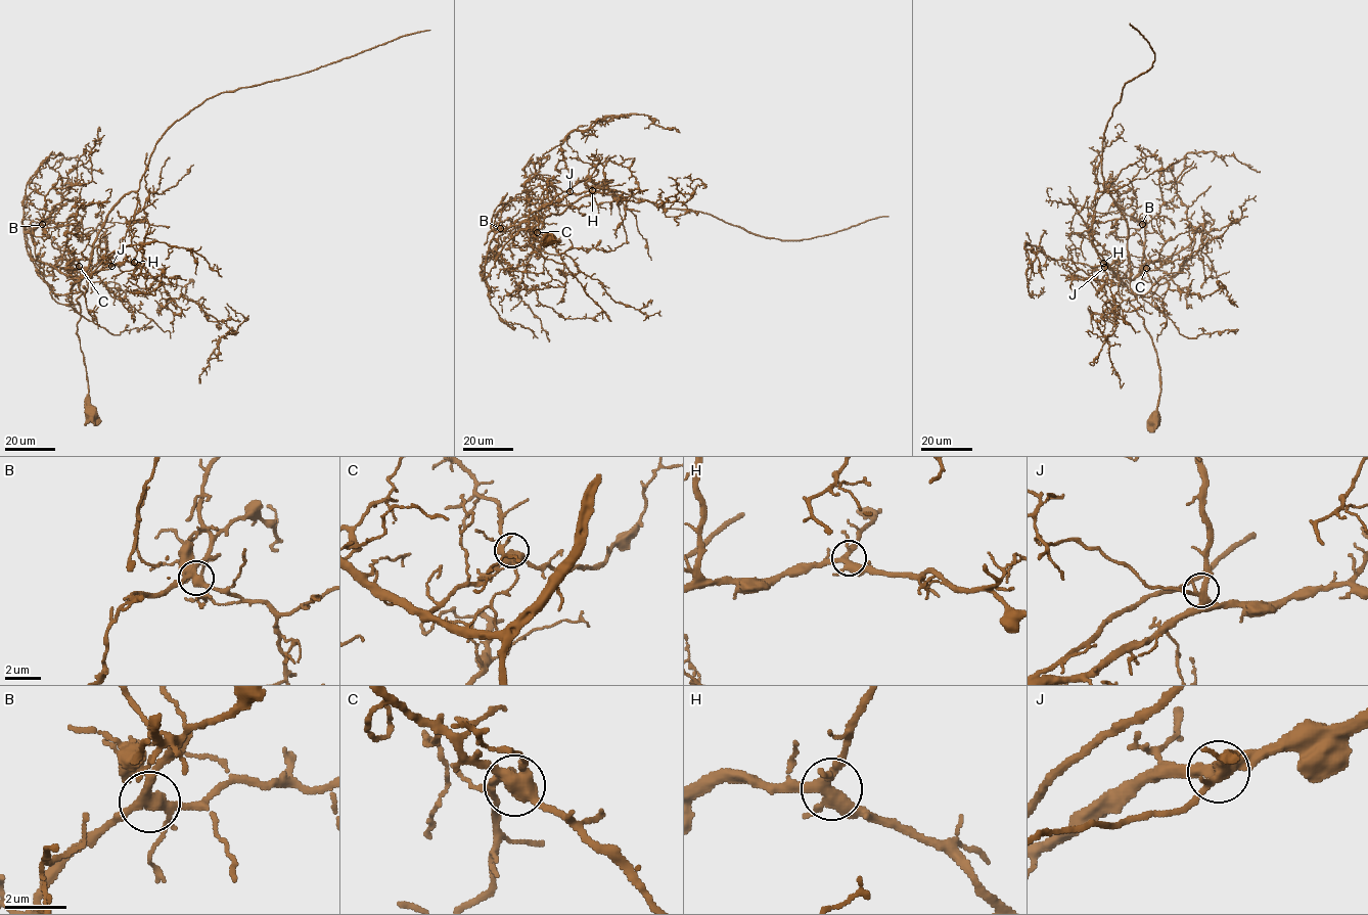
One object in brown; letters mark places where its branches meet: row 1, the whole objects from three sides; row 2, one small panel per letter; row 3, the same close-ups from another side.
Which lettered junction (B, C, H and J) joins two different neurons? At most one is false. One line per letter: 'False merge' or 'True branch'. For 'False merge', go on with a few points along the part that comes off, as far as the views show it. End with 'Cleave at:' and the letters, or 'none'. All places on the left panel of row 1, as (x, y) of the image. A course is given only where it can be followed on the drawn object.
B: True branch
C: True branch
H: True branch
J: True branch
Cleave at: none

